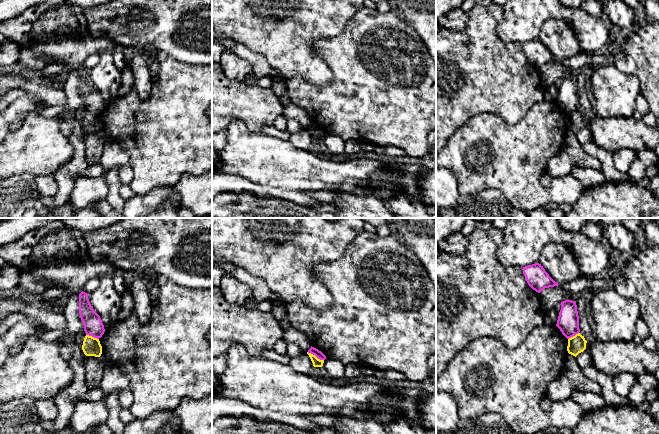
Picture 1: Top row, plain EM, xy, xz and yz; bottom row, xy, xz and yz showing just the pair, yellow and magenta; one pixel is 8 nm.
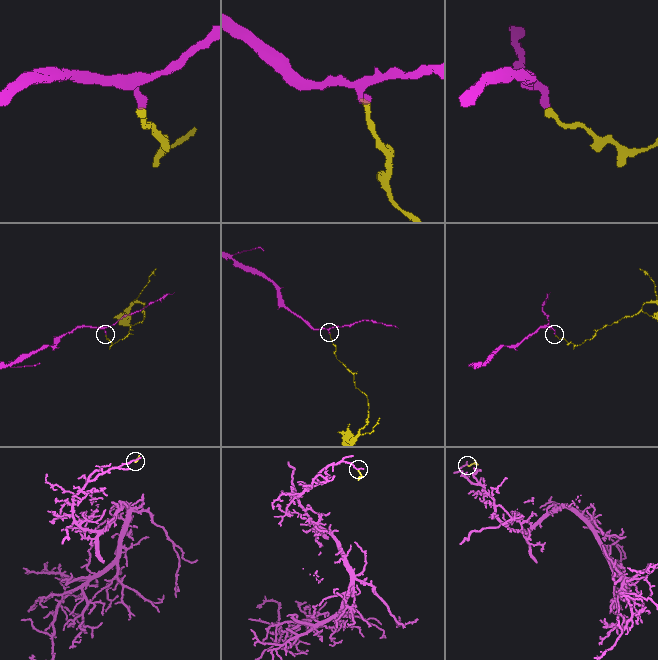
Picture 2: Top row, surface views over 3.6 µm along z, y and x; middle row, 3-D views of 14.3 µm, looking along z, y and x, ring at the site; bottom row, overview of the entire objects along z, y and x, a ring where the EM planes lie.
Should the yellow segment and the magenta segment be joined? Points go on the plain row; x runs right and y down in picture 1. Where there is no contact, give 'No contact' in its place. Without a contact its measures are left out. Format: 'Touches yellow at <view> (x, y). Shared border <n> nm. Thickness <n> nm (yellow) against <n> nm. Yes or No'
Touches yellow at xz (314, 131). Shared border 150 nm. Thickness 70 nm (yellow) against 60 nm. No

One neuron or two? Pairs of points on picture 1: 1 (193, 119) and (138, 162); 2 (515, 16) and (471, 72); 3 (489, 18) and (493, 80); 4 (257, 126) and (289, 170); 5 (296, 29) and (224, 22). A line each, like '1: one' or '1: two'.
1: one
2: two
3: one
4: two
5: one

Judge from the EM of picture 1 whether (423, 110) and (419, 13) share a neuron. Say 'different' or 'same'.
different

